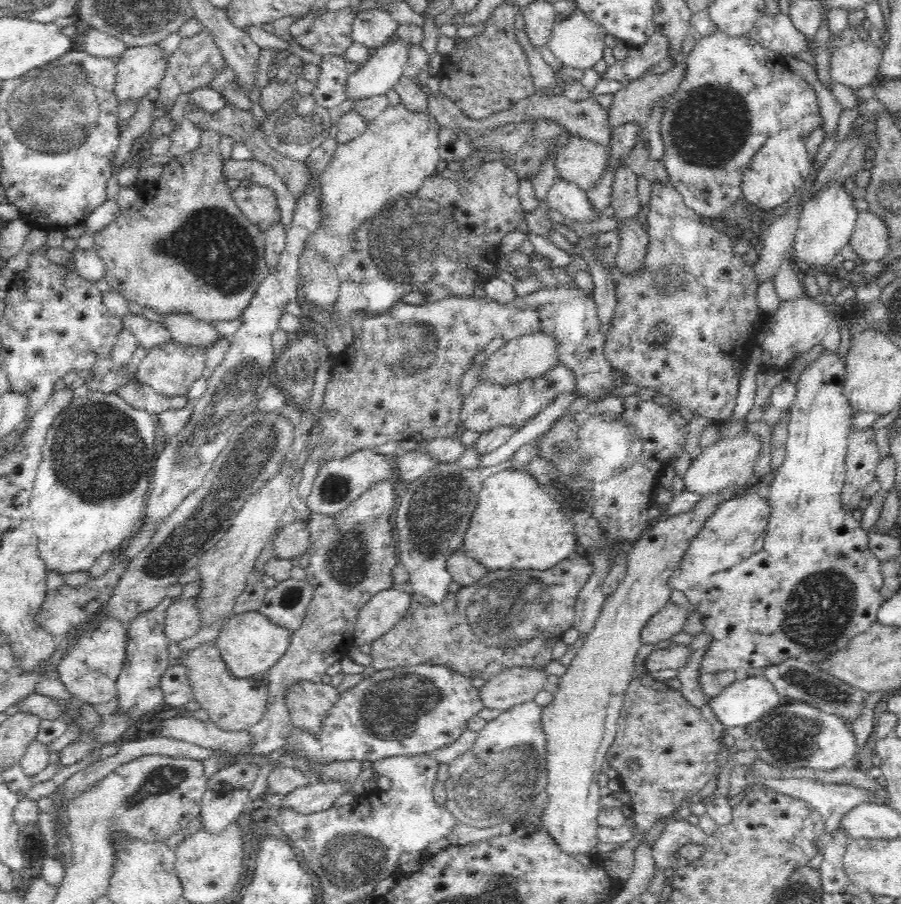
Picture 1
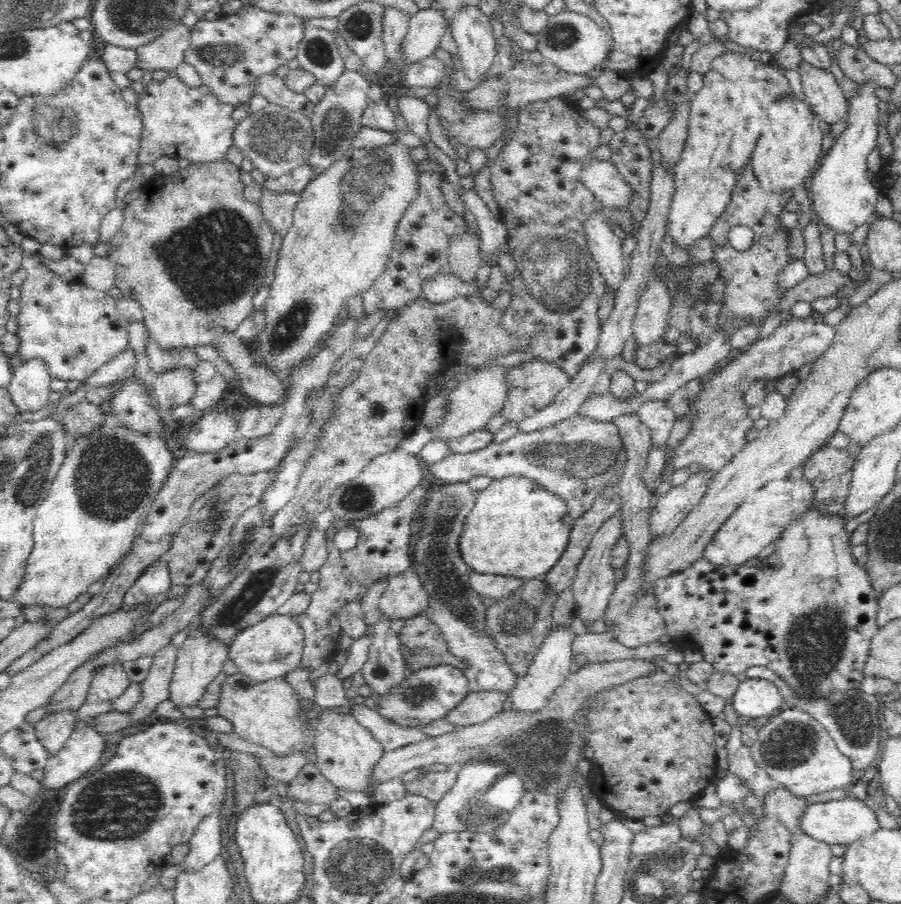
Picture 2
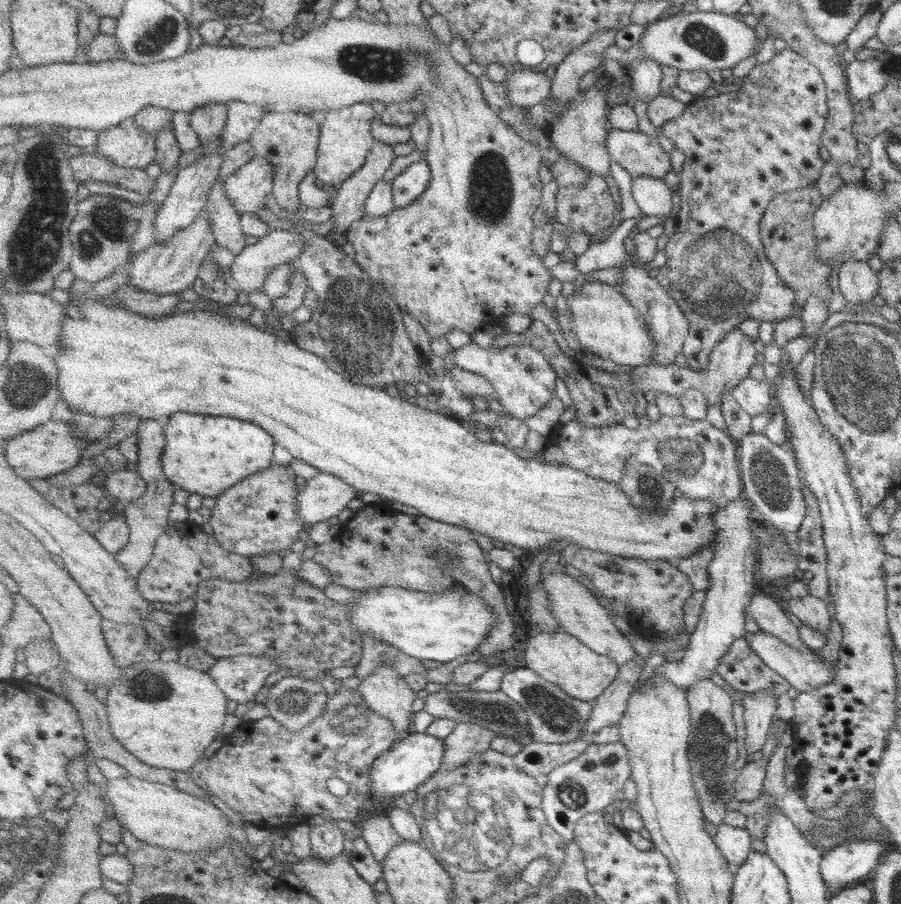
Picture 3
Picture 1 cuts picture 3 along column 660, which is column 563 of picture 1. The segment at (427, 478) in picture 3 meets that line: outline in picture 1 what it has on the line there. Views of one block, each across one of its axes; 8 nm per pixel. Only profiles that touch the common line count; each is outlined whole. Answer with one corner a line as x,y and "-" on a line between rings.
505,467
504,470
490,474
485,478
478,494
478,502
466,532
461,549
469,558
476,558
477,562
484,564
487,571
495,569
537,569
547,570
557,566
558,562
566,560
579,550
577,545
574,524
561,510
559,504
548,496
544,489
528,473

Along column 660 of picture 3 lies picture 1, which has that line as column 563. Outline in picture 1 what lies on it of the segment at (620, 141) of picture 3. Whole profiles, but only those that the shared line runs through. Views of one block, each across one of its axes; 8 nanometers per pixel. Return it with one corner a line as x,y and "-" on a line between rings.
569,135
554,163
559,177
588,191
604,173
606,147
597,140

